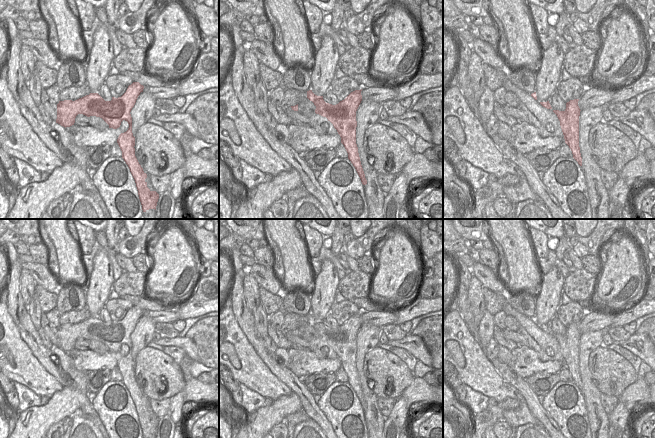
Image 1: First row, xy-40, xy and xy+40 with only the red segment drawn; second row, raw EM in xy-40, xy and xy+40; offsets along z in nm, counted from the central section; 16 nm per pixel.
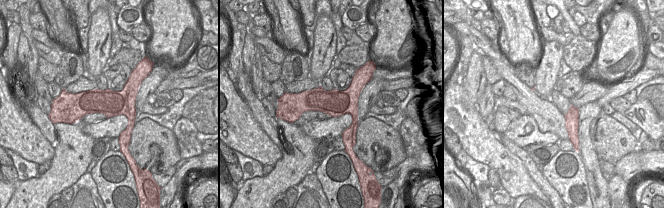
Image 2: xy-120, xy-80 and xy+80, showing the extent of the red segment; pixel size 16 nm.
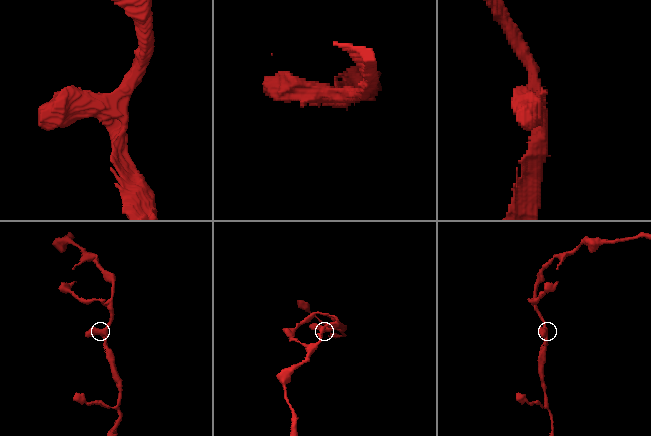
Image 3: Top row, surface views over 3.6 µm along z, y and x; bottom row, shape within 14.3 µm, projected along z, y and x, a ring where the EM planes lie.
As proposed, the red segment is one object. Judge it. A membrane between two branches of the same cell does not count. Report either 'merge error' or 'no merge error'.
no merge error

